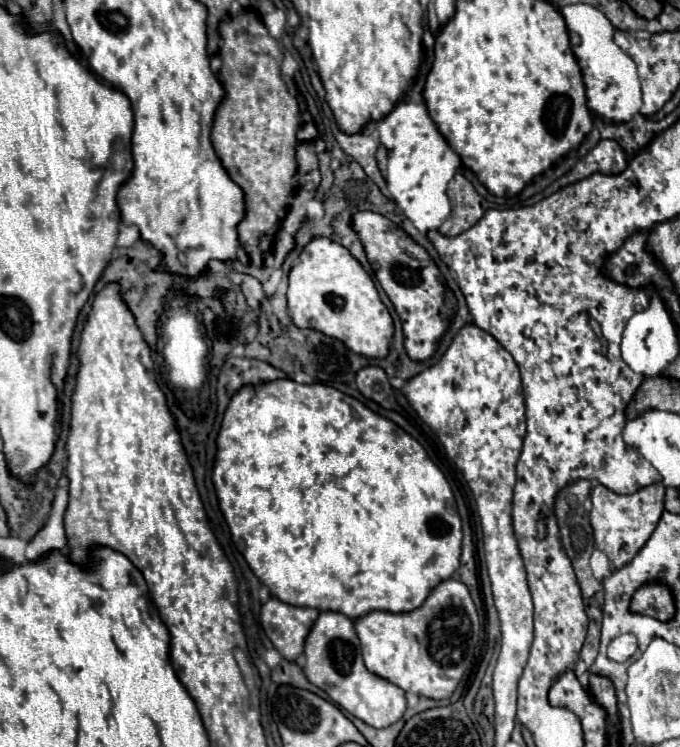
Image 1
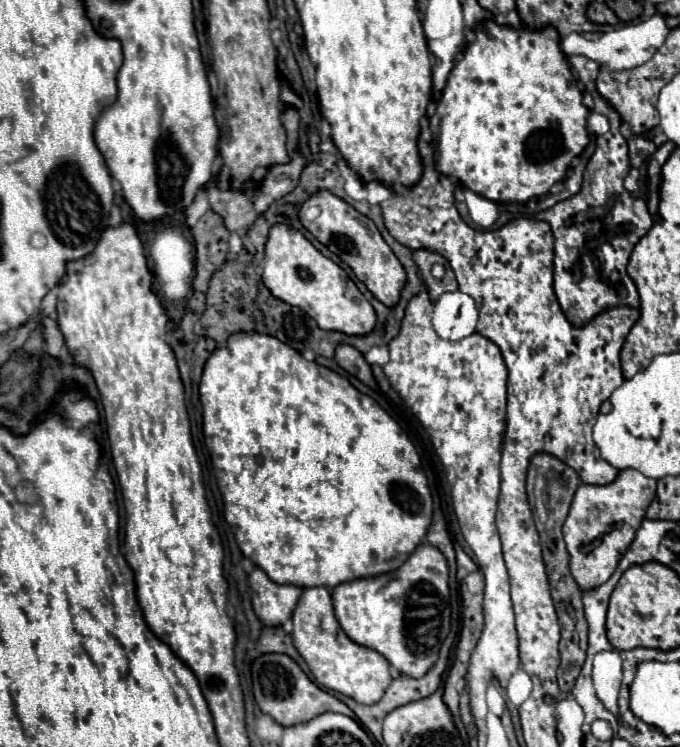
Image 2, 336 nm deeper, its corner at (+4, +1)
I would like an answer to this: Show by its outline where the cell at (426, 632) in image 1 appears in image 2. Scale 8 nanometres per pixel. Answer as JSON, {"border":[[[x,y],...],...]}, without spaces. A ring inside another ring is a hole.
{"border":[[[419,545],[395,573],[337,585],[331,597],[341,629],[355,643],[381,653],[399,673],[409,677],[427,675],[451,631],[449,567],[433,545]]]}

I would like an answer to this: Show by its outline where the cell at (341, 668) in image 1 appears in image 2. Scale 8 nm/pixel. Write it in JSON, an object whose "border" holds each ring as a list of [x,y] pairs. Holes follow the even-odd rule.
{"border":[[[325,587],[303,589],[303,595],[291,619],[293,619],[293,645],[297,647],[299,655],[305,659],[311,675],[321,687],[343,693],[361,705],[375,705],[375,701],[383,697],[387,685],[391,685],[393,681],[389,673],[389,663],[377,651],[361,647],[345,635],[335,617],[335,607],[329,589]]]}

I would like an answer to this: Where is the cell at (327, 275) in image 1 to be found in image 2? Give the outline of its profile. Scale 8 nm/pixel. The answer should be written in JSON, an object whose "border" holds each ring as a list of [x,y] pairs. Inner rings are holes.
{"border":[[[273,225],[265,247],[263,283],[273,297],[303,309],[321,329],[345,335],[367,335],[373,331],[377,315],[373,305],[359,293],[349,275],[323,253],[319,253],[301,231],[291,225]]]}

